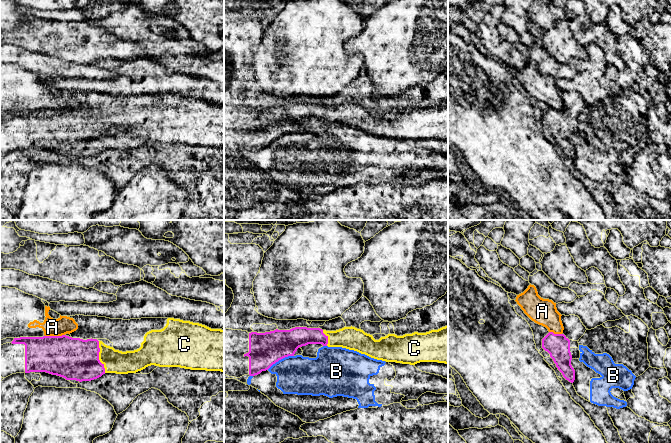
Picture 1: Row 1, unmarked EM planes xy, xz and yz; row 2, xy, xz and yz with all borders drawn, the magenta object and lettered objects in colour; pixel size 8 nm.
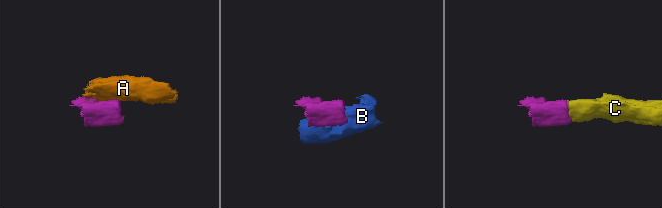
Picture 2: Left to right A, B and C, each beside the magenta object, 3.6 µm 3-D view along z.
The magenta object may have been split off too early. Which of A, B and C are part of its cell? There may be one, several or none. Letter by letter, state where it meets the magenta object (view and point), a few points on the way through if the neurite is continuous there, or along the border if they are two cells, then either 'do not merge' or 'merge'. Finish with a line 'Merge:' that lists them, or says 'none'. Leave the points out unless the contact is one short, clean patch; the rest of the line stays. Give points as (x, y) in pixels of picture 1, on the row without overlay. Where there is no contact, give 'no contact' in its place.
A: meets magenta in xy at (54, 112); border along xy (64, 110), (45, 112); do not merge
B: meets magenta in xz at (280, 135); do not merge
C: meets magenta in xy at (98, 133); runs through xy (71, 134), (98, 133), (115, 137); merge
Merge: C

